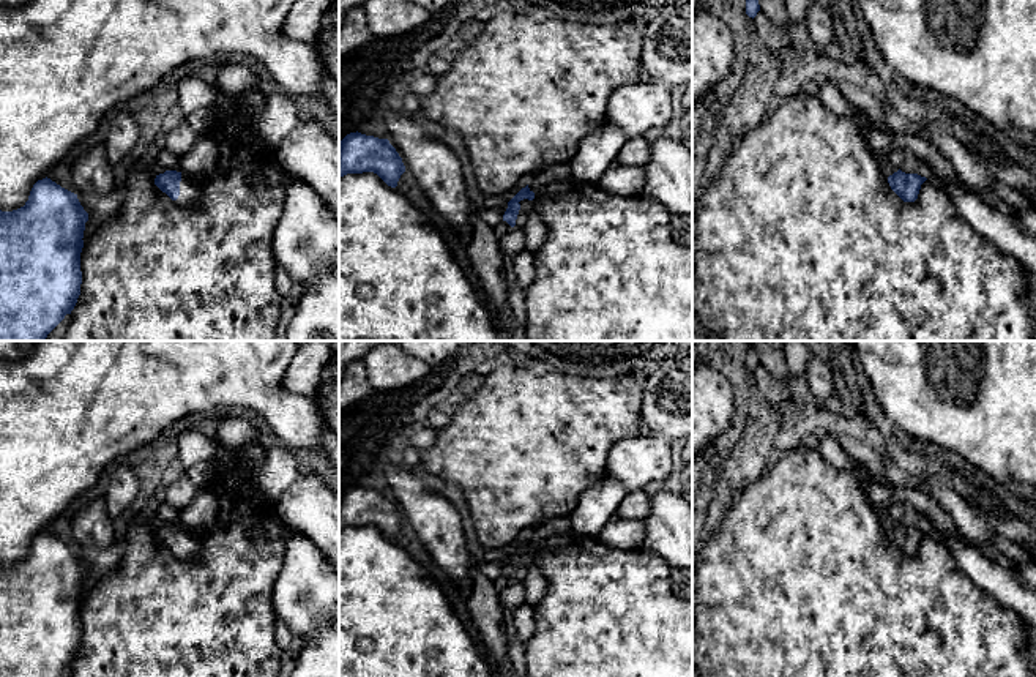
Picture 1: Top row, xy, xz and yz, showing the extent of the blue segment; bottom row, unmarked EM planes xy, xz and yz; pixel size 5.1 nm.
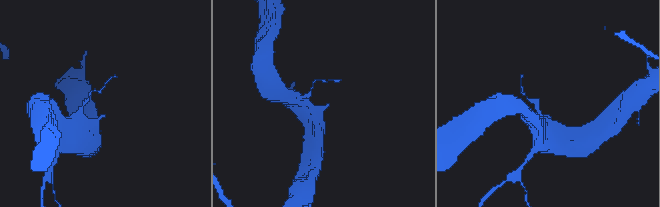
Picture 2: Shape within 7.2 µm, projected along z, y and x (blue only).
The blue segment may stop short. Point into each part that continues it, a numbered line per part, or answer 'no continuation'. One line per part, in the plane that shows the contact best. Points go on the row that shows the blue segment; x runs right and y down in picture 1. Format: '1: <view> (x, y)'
1: xy (190, 196)

